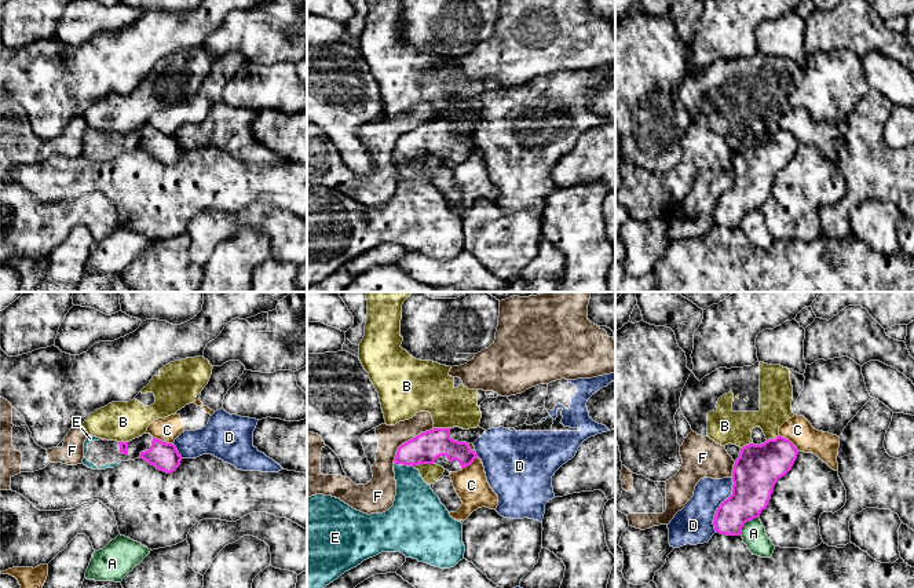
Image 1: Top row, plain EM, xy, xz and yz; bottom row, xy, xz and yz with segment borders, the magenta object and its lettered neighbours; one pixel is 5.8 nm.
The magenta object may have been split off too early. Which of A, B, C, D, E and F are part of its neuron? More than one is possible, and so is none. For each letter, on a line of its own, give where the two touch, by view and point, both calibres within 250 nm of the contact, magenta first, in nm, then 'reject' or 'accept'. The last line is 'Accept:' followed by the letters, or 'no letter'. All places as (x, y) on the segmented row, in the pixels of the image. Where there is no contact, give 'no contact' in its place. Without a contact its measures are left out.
A: meets magenta in yz at (746, 521); 240 nm thick on the magenta side, 140 nm on the other; reject
B: meets magenta in xz at (442, 428); 180 nm thick on the magenta side, 280 nm on the other; reject
C: meets magenta in yz at (789, 441); 260 nm thick on the magenta side, 160 nm on the other; reject
D: meets magenta in yz at (720, 506); 240 nm thick on the magenta side, 220 nm on the other; reject
E: meets magenta in xz at (397, 463); 180 nm thick on the magenta side, 240 nm on the other; accept
F: meets magenta in xz at (410, 439); 180 nm thick on the magenta side, 140 nm on the other; reject
Accept: E

